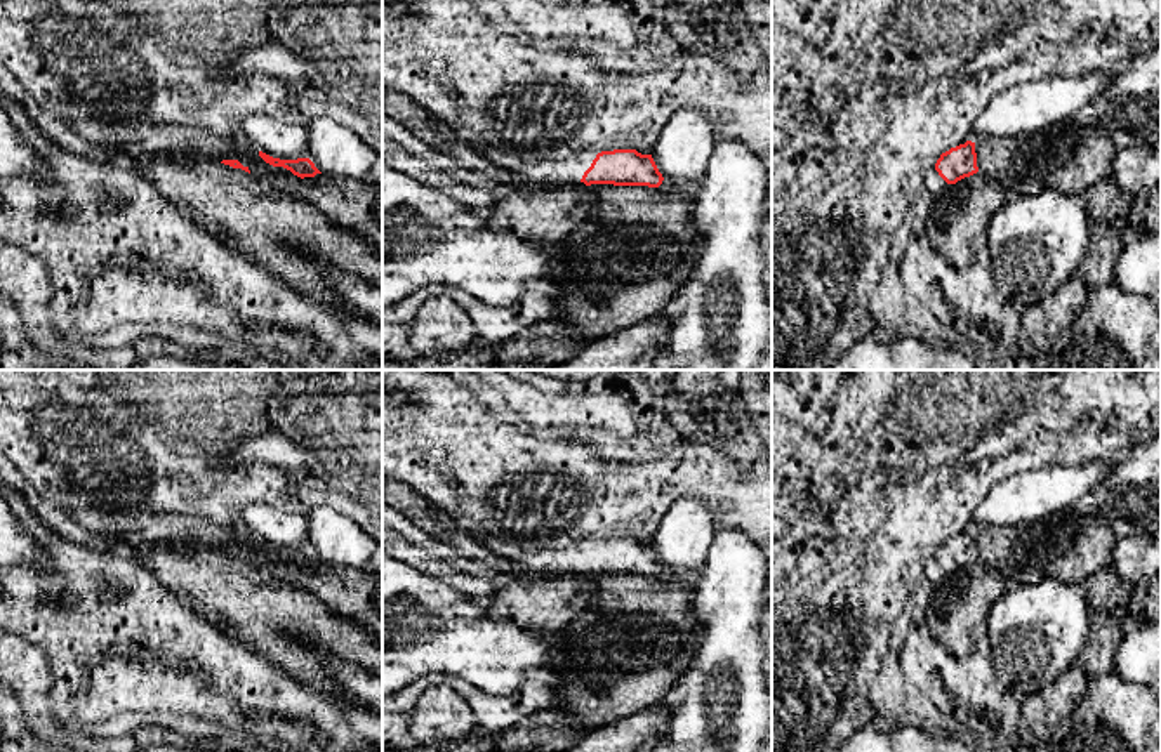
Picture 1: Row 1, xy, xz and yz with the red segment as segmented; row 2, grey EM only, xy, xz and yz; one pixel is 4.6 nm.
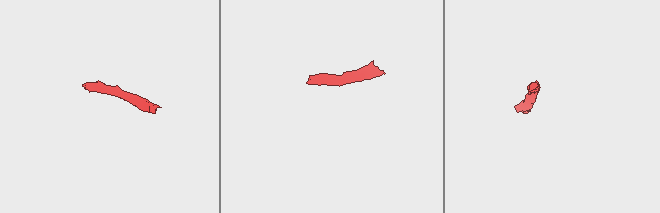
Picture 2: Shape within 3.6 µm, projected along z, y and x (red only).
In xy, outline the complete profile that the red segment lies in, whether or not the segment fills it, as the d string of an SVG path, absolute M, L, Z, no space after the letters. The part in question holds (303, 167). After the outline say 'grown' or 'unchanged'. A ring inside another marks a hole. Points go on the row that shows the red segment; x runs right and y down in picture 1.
M259 151L259 156L273 165L273 167L283 167L287 170L290 170L294 175L304 179L304 177L315 177L316 174L322 174L315 163L309 158L297 158L297 160L280 160L280 158L273 158L262 151Z; unchanged

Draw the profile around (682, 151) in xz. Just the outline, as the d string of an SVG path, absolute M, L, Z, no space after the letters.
M680 108L660 130L652 158L664 181L664 193L692 195L714 151L713 125L706 109Z

